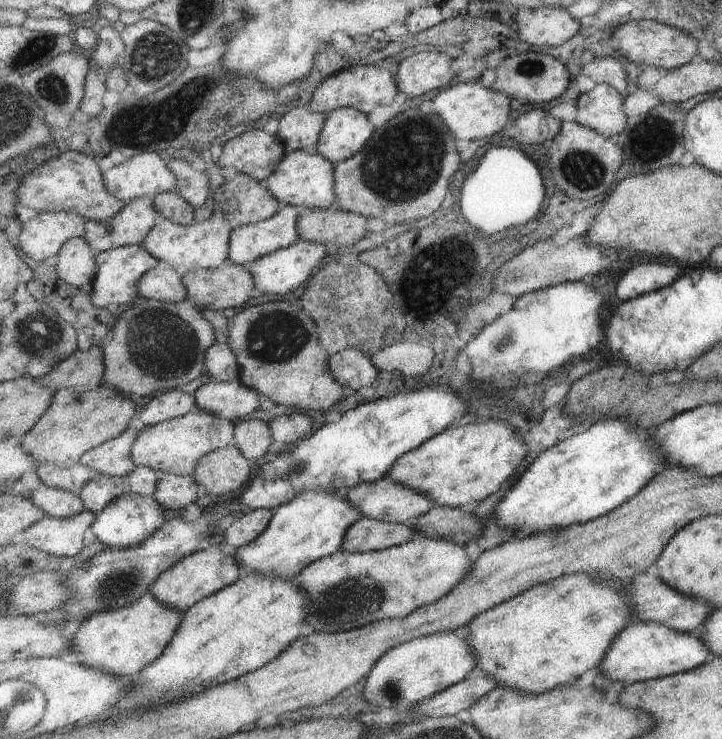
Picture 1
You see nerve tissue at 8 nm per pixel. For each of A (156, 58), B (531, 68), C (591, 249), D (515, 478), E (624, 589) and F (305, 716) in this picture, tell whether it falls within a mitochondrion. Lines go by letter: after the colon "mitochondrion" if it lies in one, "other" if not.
A: mitochondrion
B: mitochondrion
C: other
D: other
E: other
F: other

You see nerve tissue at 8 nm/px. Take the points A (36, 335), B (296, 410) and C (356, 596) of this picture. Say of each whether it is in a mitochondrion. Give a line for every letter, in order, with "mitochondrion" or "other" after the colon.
A: mitochondrion
B: other
C: mitochondrion

